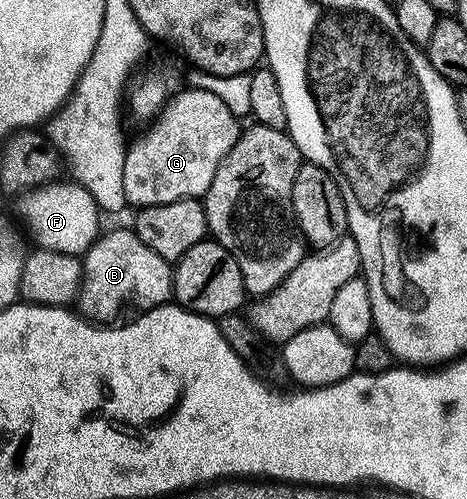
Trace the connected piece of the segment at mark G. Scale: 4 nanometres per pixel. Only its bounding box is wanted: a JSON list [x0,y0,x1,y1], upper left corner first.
[122,87,242,209]

